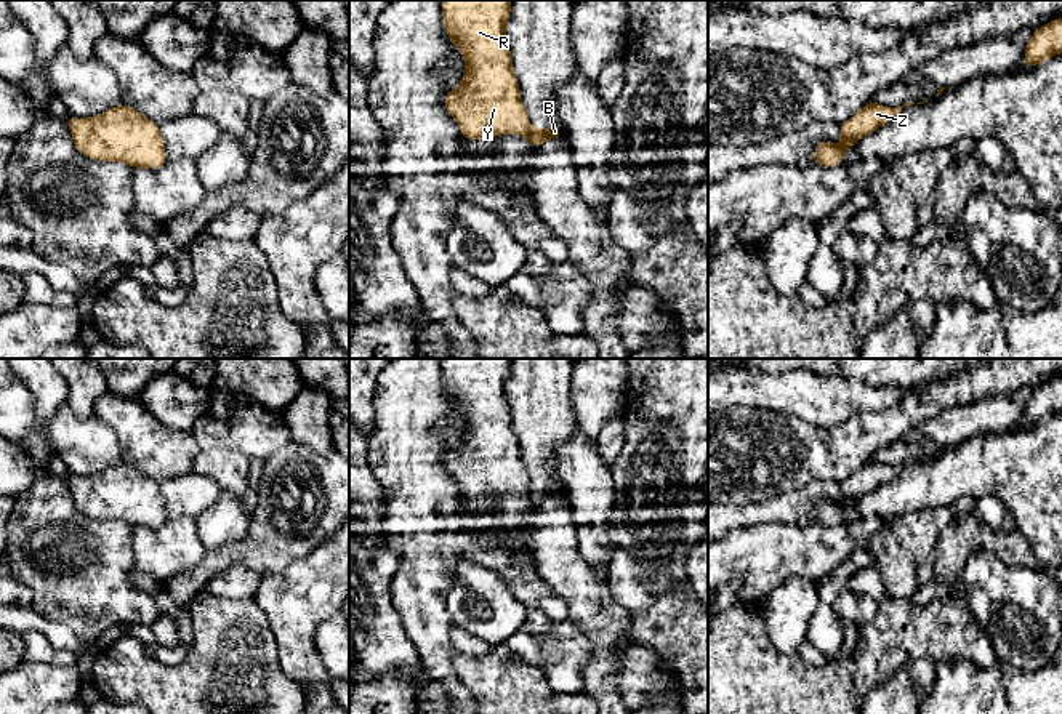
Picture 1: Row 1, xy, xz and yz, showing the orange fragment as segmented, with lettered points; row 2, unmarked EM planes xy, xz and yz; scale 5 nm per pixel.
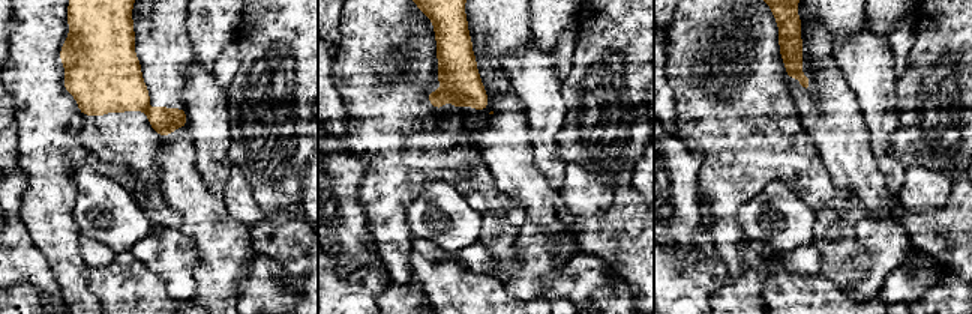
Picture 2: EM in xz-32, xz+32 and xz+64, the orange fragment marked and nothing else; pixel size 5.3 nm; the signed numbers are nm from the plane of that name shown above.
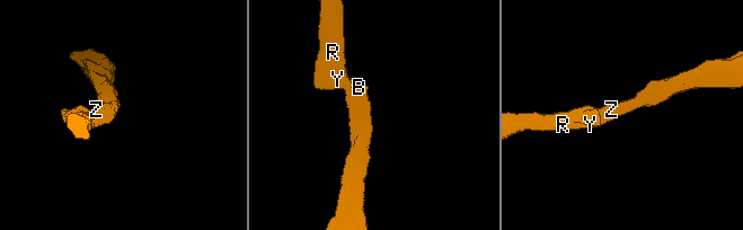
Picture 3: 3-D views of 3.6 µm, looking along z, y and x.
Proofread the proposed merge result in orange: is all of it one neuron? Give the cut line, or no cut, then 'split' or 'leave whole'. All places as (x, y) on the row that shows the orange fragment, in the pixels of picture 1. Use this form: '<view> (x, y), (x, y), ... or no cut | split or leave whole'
xz (532, 128), (526, 136) | split

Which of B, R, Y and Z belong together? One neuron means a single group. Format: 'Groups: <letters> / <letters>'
Groups: B Z / R Y

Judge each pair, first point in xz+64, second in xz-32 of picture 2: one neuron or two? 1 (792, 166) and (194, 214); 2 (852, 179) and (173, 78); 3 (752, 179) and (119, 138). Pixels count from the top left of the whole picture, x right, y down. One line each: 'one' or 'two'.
1: two
2: two
3: two

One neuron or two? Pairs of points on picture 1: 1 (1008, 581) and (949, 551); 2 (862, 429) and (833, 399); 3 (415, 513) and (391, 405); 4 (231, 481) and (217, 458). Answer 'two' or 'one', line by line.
1: two
2: two
3: one
4: one

